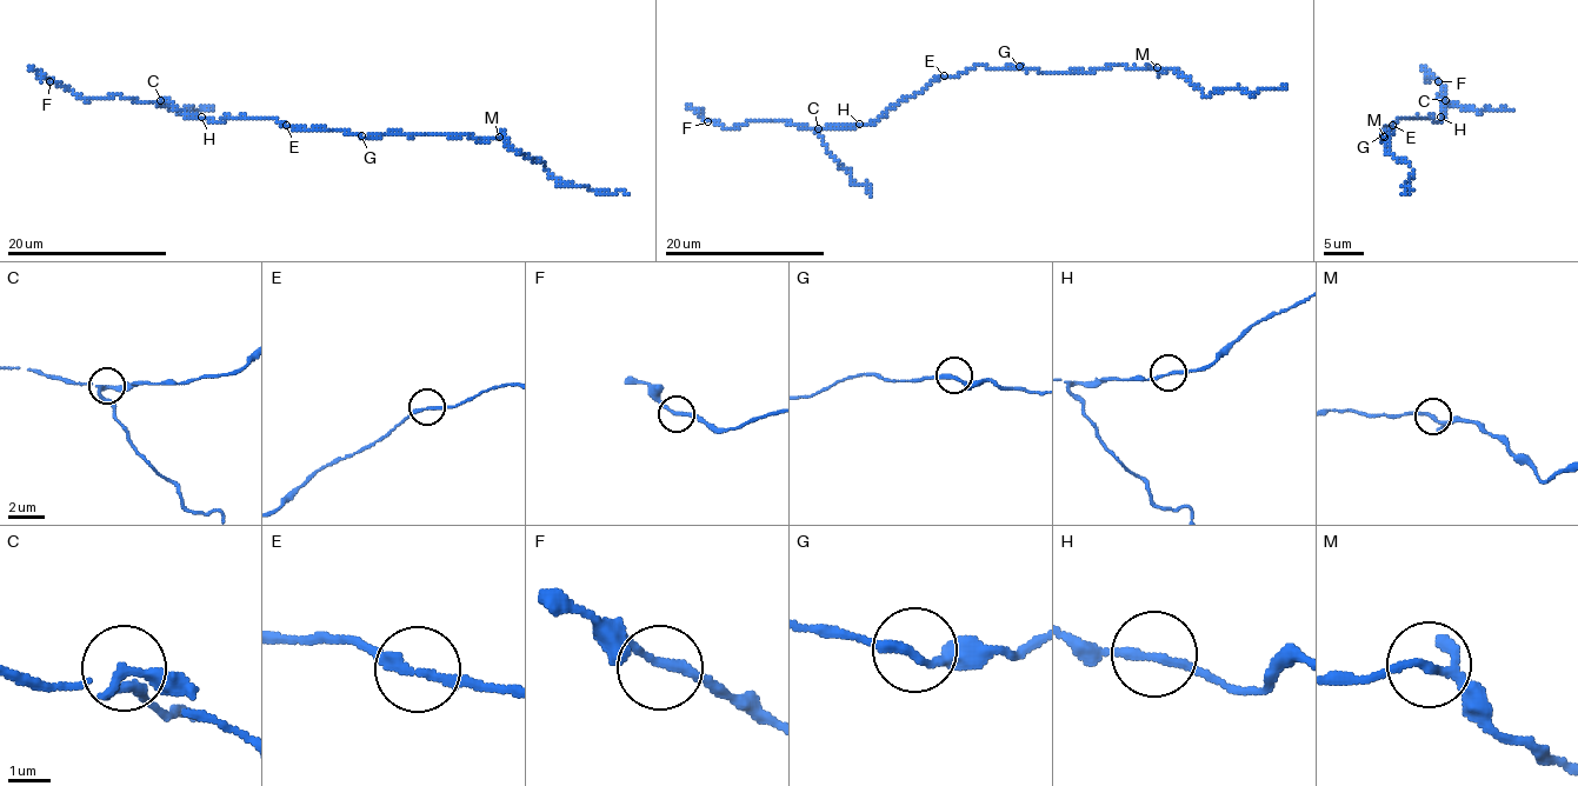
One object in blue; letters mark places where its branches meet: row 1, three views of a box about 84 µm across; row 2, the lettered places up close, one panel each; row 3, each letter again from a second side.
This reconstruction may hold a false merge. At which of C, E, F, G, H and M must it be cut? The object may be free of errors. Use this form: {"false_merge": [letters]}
{"false_merge": ["C"]}

